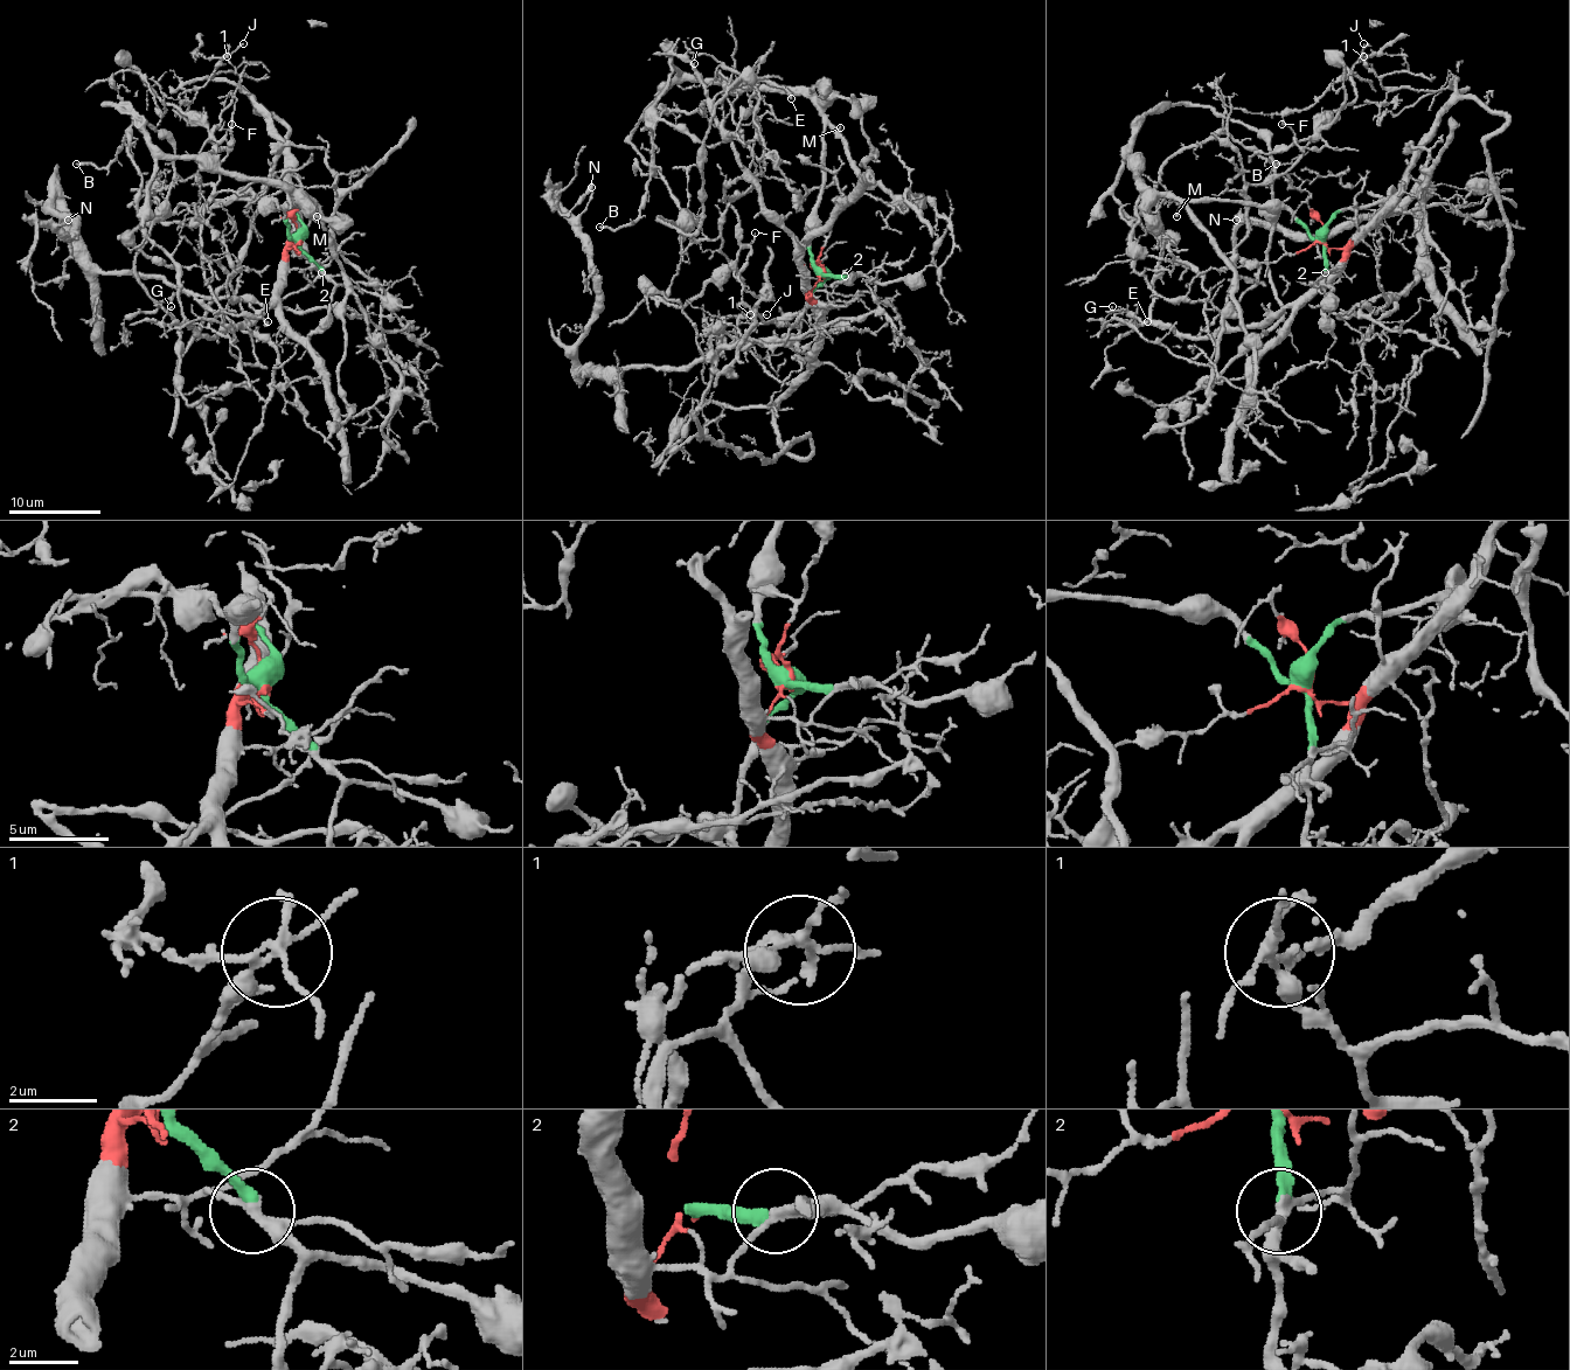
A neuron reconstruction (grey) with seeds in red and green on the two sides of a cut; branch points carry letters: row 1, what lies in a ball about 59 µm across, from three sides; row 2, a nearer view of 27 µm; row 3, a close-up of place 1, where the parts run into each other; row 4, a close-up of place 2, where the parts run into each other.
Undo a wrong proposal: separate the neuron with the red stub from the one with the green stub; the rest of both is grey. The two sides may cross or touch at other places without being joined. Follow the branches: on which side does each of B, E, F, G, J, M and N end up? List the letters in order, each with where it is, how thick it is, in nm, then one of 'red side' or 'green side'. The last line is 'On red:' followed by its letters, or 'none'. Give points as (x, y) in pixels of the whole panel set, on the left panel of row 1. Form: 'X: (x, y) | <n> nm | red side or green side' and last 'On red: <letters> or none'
B: (76, 164) | 200 nm | red side
E: (268, 321) | 320 nm | red side
F: (231, 124) | 110 nm | red side
G: (171, 306) | 120 nm | red side
J: (243, 43) | 130 nm | red side
M: (317, 216) | 150 nm | green side
N: (68, 220) | 200 nm | green side
On red: B, E, F, G, J

